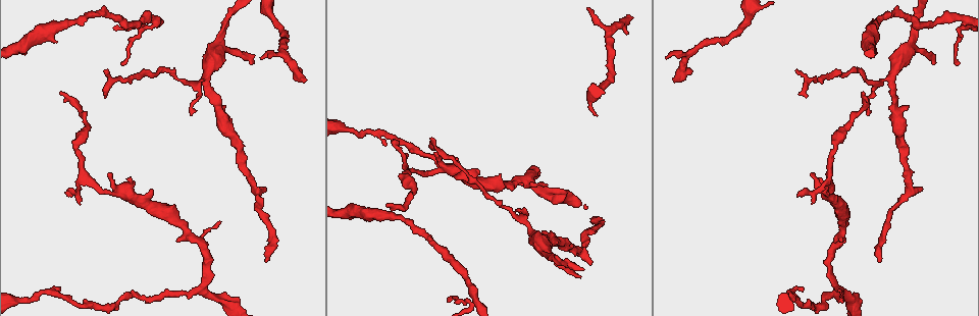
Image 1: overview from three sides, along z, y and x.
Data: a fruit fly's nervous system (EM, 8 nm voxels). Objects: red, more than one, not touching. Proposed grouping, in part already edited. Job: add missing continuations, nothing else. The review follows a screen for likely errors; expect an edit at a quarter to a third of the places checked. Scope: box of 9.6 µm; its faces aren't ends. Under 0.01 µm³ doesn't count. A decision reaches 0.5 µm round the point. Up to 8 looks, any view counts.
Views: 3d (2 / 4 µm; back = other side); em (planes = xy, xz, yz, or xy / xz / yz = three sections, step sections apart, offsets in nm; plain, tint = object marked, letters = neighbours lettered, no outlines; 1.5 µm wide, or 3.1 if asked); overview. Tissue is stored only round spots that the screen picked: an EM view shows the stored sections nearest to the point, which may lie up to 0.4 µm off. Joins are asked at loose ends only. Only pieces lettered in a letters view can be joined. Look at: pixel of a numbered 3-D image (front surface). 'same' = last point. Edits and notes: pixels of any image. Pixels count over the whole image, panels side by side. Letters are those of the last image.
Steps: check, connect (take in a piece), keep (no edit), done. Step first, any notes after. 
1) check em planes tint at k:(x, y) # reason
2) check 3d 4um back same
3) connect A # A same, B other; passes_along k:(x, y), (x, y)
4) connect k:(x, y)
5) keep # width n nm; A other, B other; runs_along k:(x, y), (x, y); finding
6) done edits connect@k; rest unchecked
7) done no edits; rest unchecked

check 3d 4um at 1:(955, 62) # tapers out

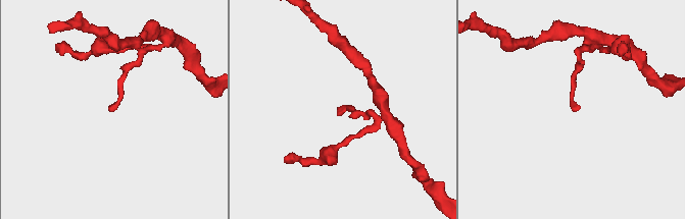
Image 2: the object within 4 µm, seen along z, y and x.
check em planes letters at 2:(571, 108) # shape alone is not enough

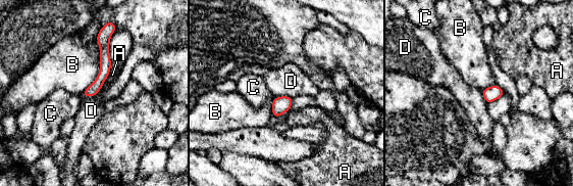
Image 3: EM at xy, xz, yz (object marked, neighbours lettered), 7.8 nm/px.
keep # width 90 nm; A other, B other, C other, D other; border 3:(105, 80), (94, 95), (81, 94); no lettered piece goes on from it

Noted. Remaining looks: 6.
check em planes letters at 1:(250, 64) # thin end

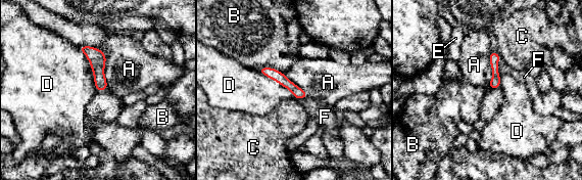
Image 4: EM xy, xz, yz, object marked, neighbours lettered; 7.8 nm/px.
connect F # width 90 nm; A other, B other, C other, D other, E other, F same; passes_along 4:(494, 57), (497, 66), (524, 77); the neuron continues

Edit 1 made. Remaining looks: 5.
check overview

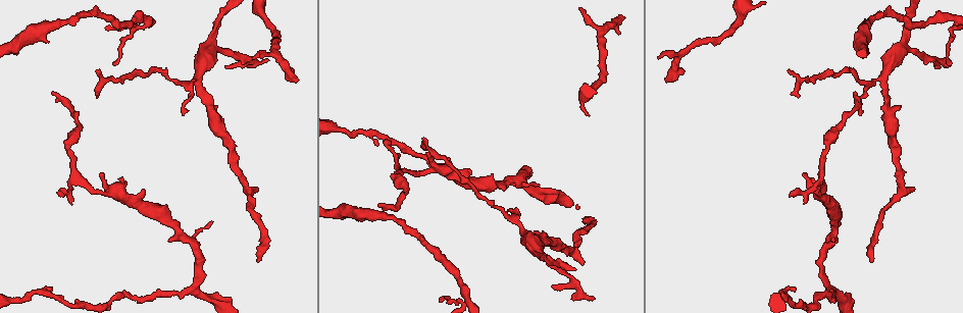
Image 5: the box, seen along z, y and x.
check em planes letters at 5:(537, 185) # branch stops here

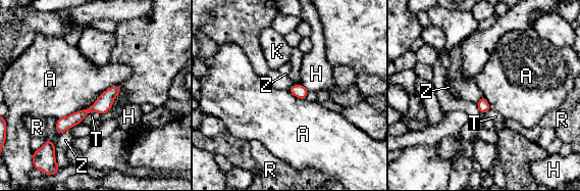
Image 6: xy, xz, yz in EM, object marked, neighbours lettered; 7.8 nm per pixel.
keep # width 90 nm; A other, H other, K other, R other, T other, Z other; border 6:(117, 85), (87, 108), (57, 118); none of them fits

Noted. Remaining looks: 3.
done edits connect@4; rest unchecked

